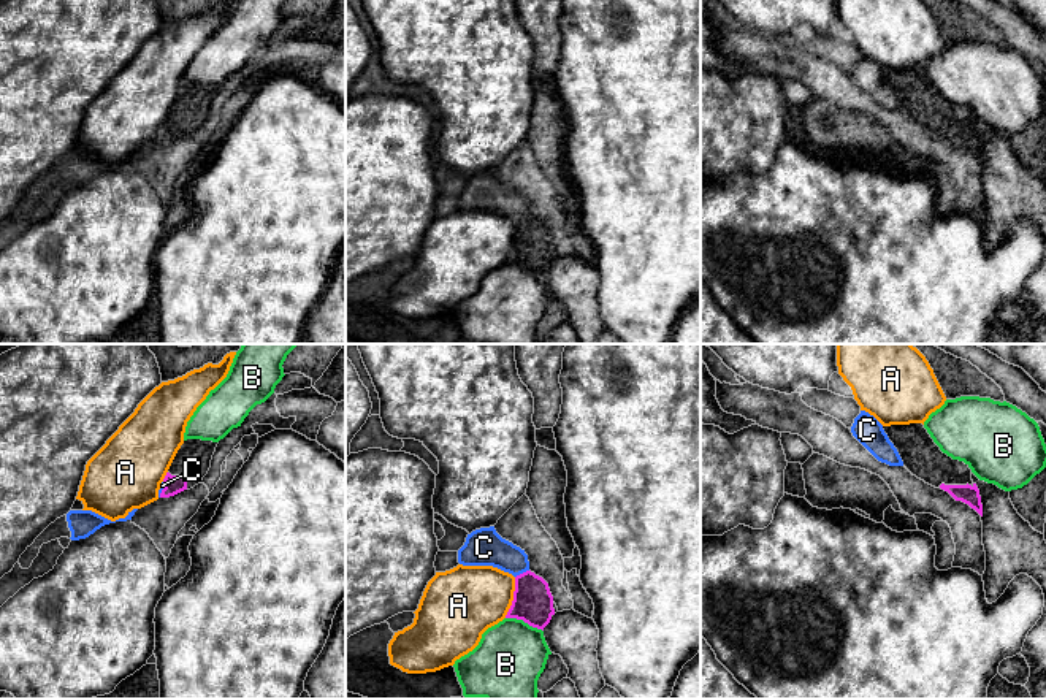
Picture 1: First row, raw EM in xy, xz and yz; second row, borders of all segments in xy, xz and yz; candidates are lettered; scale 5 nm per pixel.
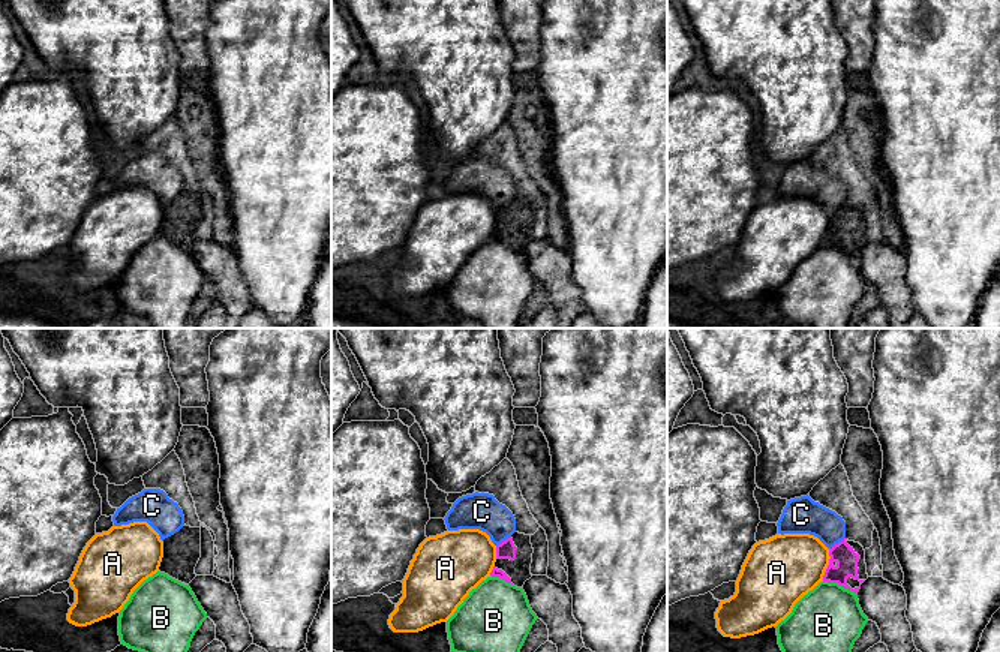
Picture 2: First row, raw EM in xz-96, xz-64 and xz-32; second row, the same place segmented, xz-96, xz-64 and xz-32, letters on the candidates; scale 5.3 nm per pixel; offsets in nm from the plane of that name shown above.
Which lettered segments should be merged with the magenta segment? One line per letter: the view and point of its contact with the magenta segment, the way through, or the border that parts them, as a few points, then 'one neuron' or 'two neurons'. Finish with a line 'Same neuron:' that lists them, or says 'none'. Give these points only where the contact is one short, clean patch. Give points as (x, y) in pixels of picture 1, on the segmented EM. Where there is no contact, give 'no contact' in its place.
A: xz (514, 598) | two neurons
B: xz (525, 622) | two neurons
C: xz (523, 572) | along xz (528, 569), (515, 577) | two neurons
Same neuron: none

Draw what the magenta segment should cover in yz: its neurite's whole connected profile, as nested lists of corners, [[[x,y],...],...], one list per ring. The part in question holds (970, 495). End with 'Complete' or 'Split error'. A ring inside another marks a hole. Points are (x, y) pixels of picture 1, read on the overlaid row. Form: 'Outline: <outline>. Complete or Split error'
Outline: [[[922,423],[883,426],[903,466],[926,483],[948,491],[983,517],[983,504],[972,469],[940,450]]]. Split error

